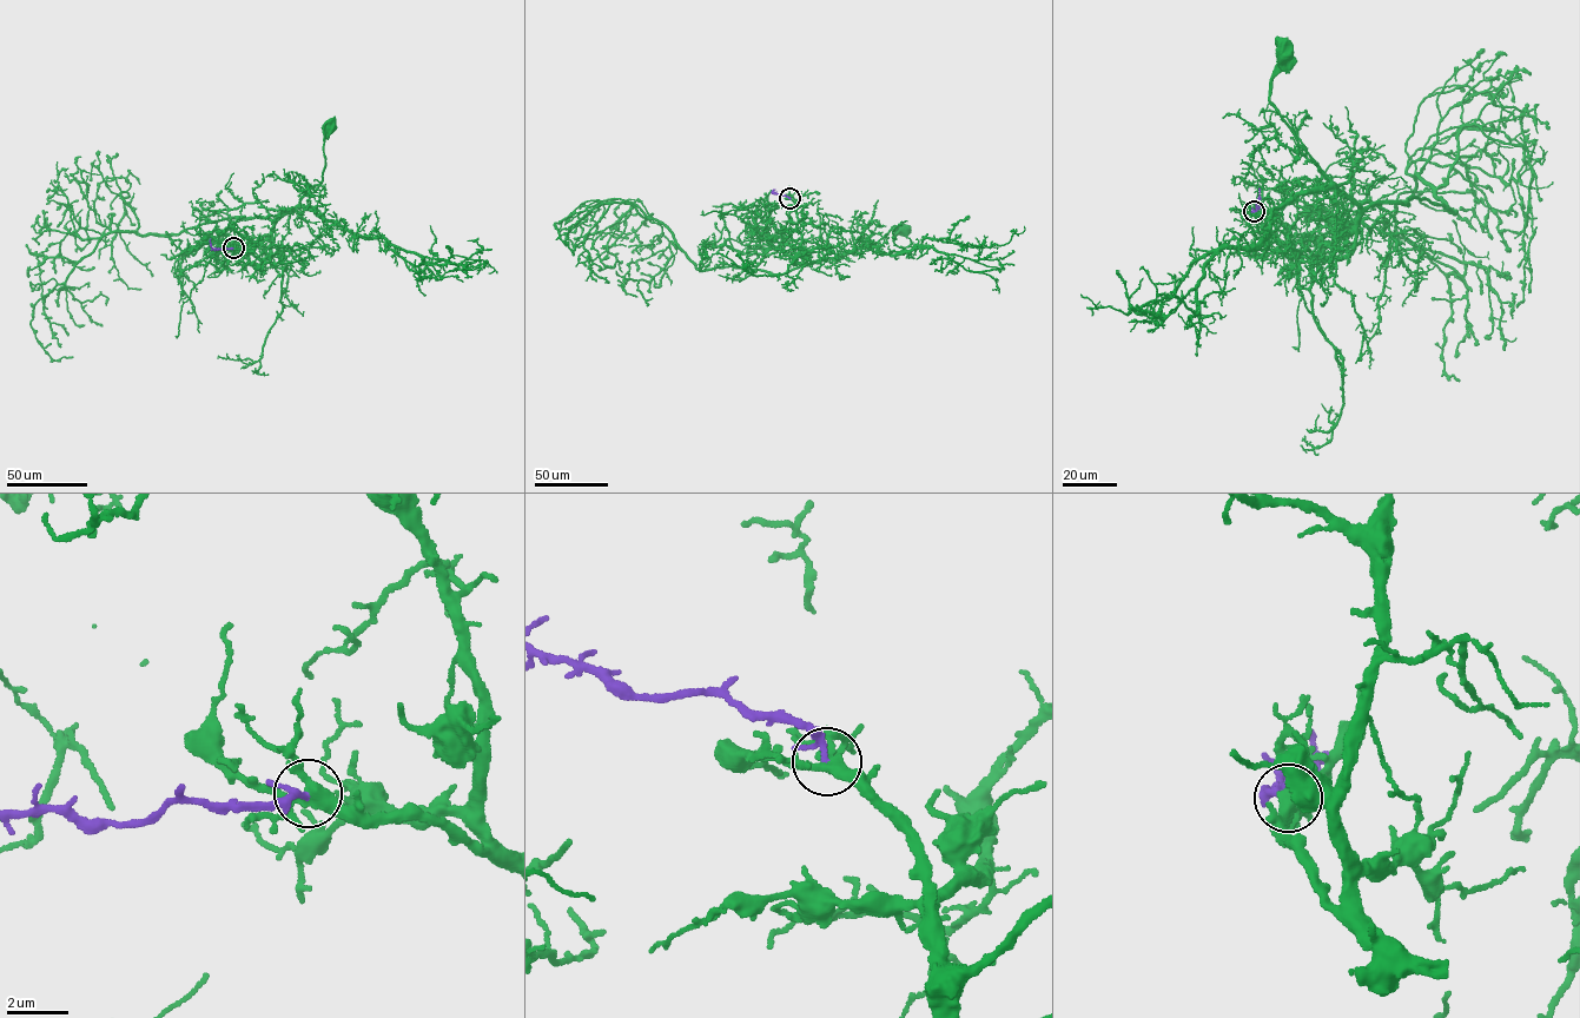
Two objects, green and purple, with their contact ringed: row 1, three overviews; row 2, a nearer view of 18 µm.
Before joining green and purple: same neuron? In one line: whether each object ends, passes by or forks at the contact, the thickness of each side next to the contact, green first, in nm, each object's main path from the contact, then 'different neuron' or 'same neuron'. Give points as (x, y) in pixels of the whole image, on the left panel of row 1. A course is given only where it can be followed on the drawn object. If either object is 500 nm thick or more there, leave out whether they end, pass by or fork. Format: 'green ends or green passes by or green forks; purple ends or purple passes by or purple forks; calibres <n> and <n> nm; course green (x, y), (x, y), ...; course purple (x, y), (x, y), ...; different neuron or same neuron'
green forks; purple passes by; calibres 340 and 170 nm; course green (232, 248), (257, 258), (272, 257), (275, 224), (312, 193), (322, 179), (323, 145), (330, 126); course purple (232, 248), (215, 249), (210, 239); same neuron

